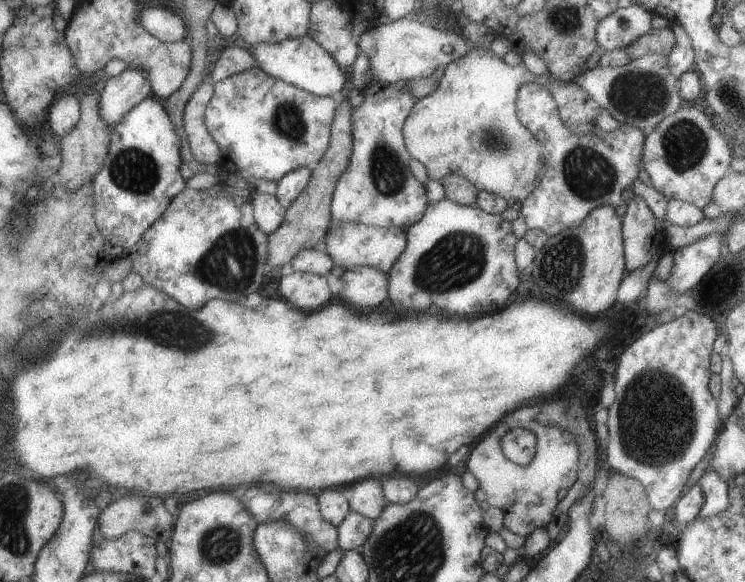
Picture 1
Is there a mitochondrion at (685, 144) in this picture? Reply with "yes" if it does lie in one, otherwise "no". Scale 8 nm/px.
yes

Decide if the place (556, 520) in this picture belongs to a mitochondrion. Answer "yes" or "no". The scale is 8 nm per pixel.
no

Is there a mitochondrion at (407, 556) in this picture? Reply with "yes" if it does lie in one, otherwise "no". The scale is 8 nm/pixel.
yes

